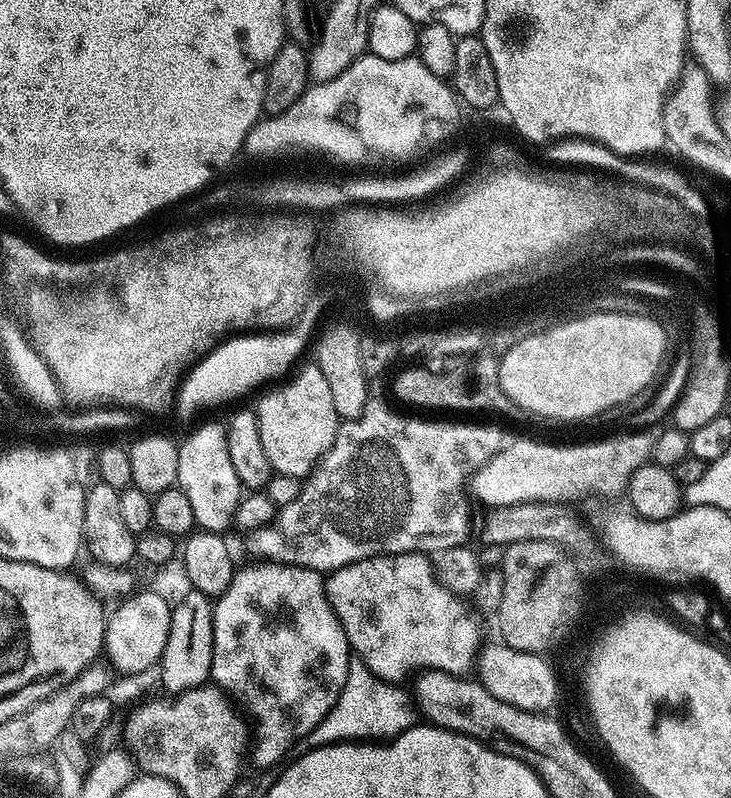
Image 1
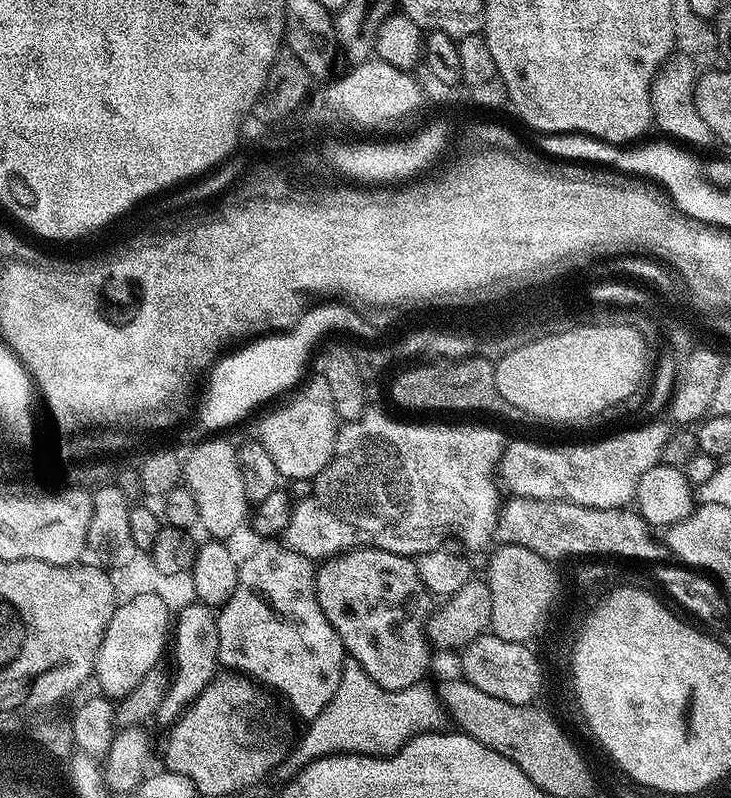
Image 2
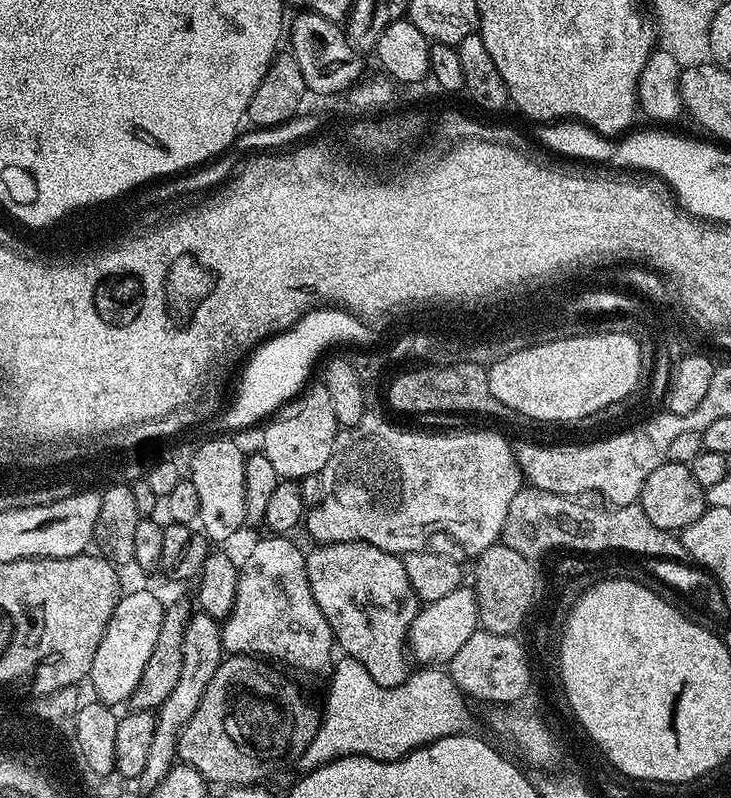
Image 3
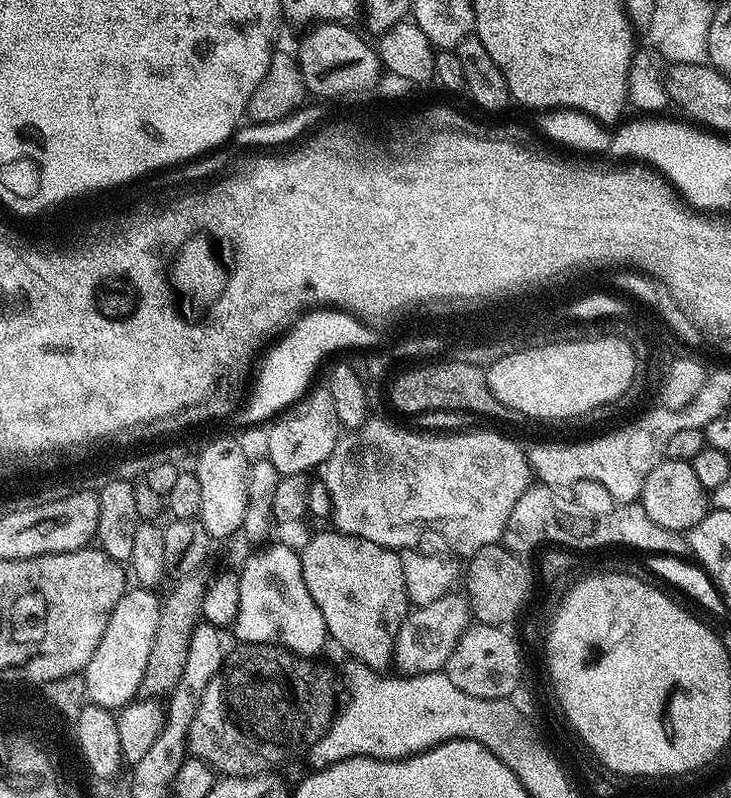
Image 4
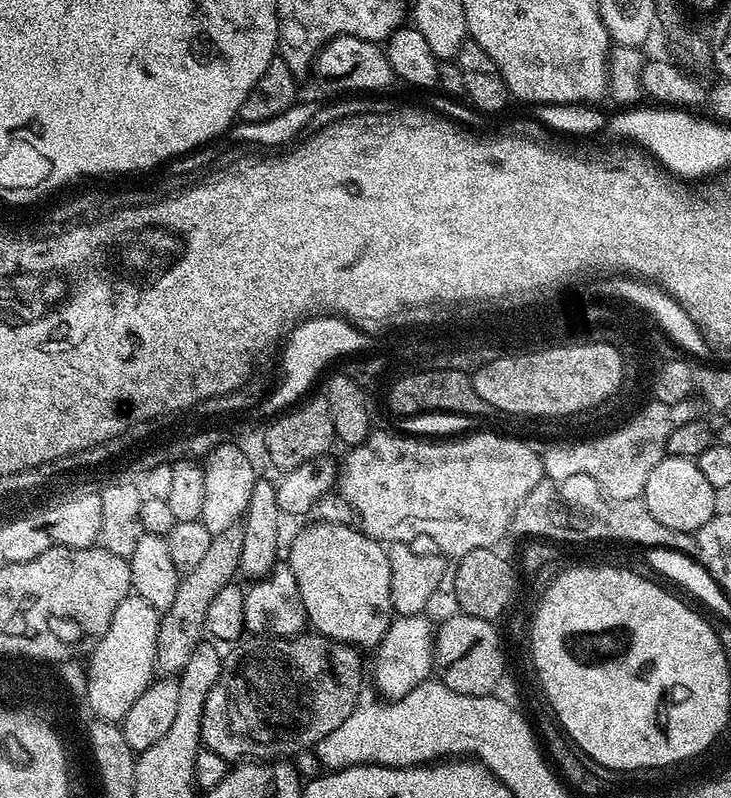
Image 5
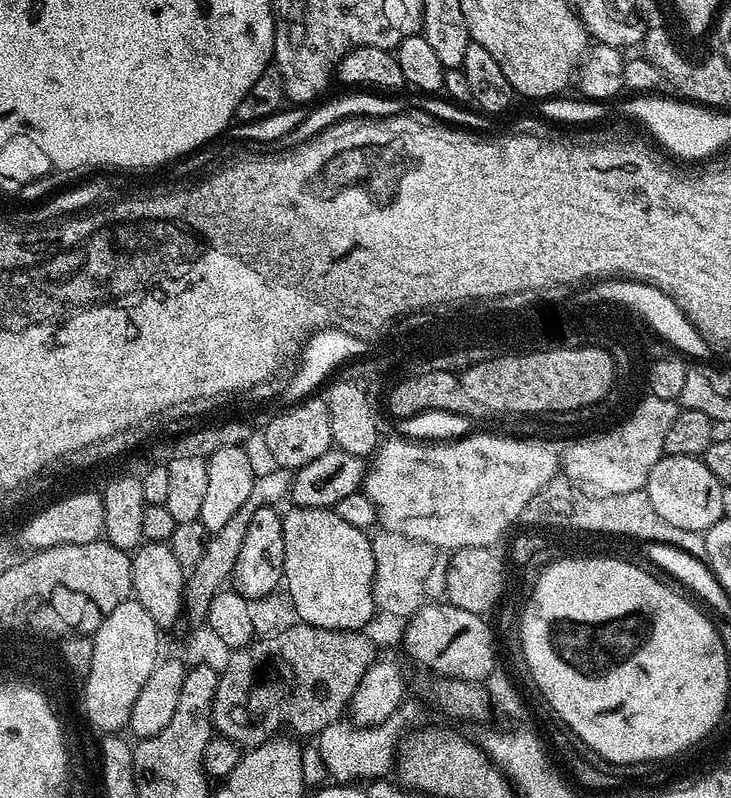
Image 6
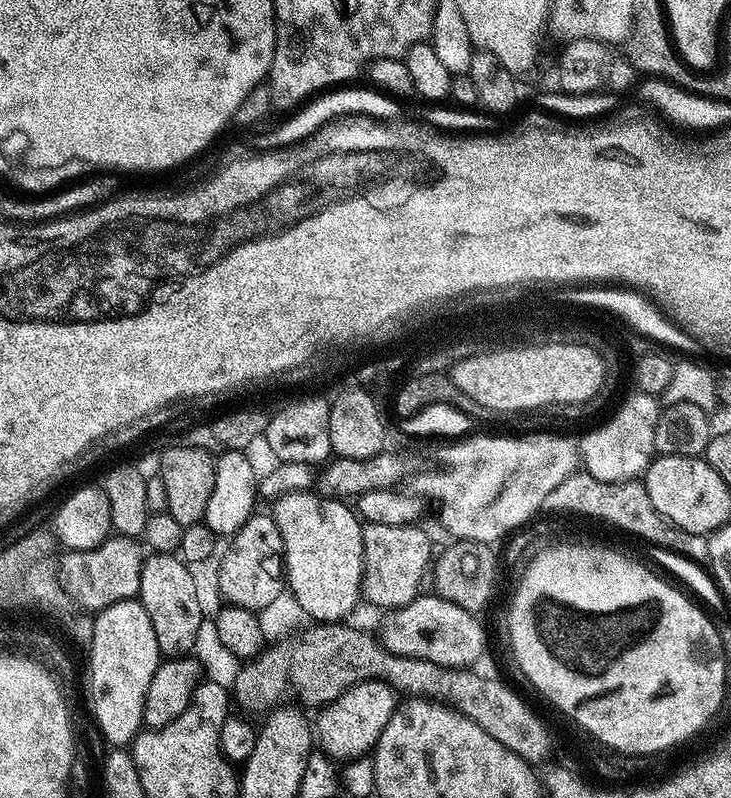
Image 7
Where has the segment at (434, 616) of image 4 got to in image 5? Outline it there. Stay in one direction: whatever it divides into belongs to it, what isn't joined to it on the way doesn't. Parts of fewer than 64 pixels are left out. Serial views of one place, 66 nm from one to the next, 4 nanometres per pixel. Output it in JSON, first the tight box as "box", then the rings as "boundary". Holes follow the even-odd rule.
{"box":[370,615,434,701],"boundary":[[[427,615],[418,616],[396,616],[392,625],[386,630],[382,642],[376,645],[374,655],[376,661],[370,664],[370,680],[373,680],[375,691],[379,693],[385,701],[400,700],[410,690],[414,690],[418,685],[425,683],[433,675],[434,665],[432,663],[432,645],[434,643],[434,624],[427,620]]]}

